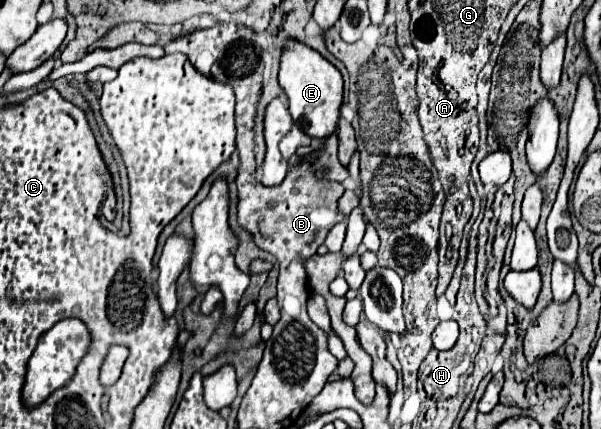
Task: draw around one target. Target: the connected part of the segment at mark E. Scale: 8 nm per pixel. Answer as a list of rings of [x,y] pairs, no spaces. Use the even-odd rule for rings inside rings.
[[[286,39],[280,59],[280,73],[278,73],[280,87],[288,97],[288,109],[294,123],[310,137],[326,139],[336,131],[340,103],[342,103],[342,75],[340,71],[324,59],[318,51],[304,45],[298,39]]]

